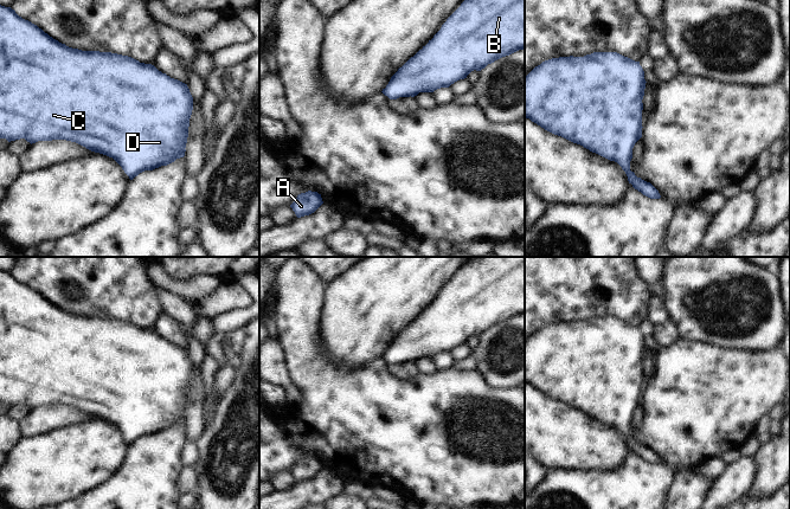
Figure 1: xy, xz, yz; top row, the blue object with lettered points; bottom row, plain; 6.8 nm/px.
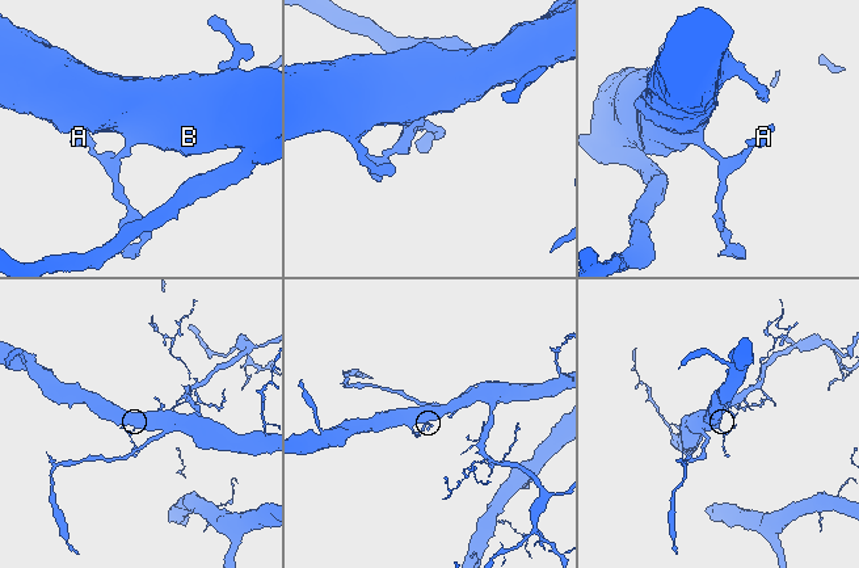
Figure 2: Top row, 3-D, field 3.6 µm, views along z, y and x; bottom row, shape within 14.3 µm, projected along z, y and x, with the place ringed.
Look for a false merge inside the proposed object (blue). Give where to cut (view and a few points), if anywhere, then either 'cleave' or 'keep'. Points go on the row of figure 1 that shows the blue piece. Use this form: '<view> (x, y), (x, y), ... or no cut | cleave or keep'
no cut | keep

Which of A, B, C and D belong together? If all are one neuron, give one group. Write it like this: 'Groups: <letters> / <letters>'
Groups: A B C D

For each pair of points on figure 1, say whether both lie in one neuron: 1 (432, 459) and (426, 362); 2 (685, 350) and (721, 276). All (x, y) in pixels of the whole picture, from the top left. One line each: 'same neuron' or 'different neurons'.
1: different neurons
2: different neurons

